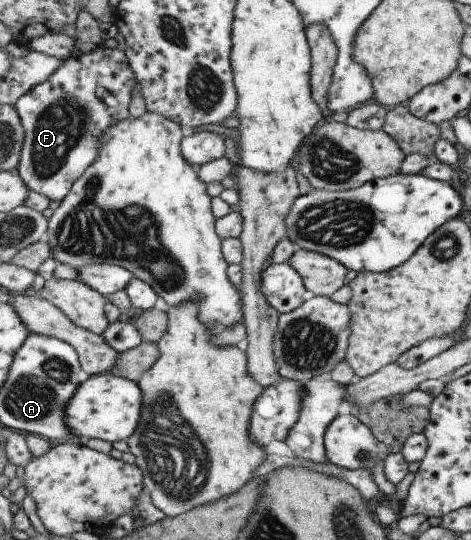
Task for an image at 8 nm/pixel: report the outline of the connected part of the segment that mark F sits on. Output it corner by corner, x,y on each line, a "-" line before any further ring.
100,48
87,54
74,53
67,58
47,81
25,93
17,101
26,137
20,167
17,172
29,190
43,194
49,200
63,202
72,192
73,185
97,162
102,151
102,138
131,115
133,89
137,85
129,57
124,51

